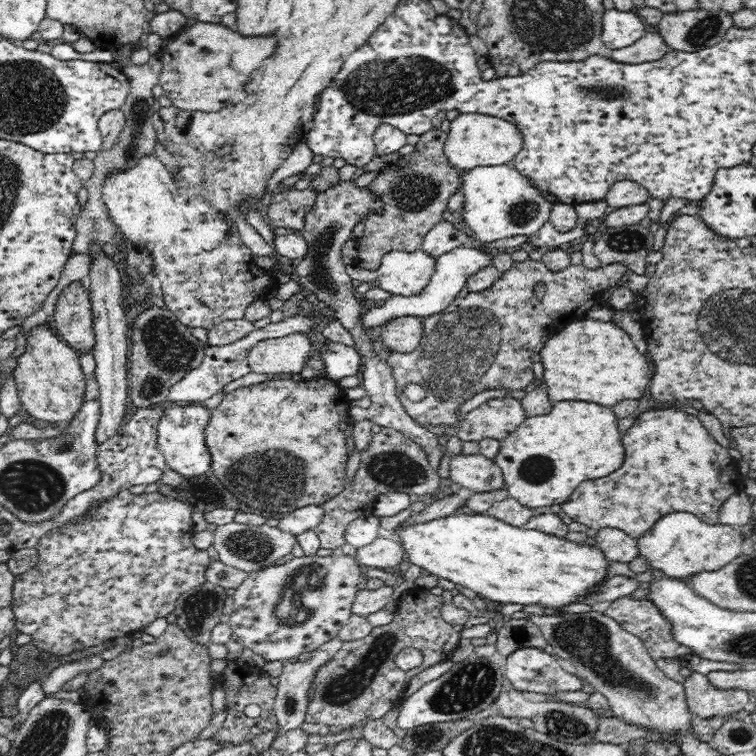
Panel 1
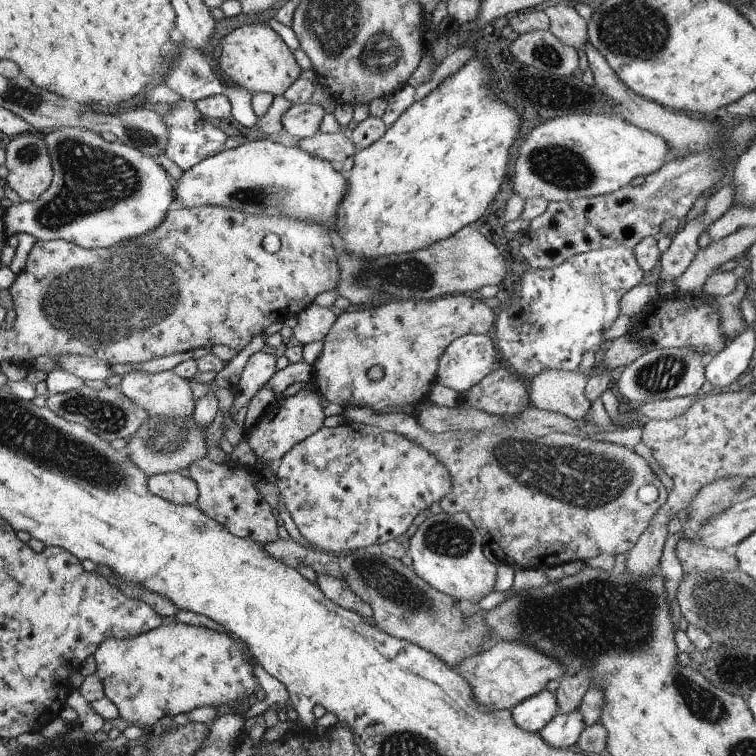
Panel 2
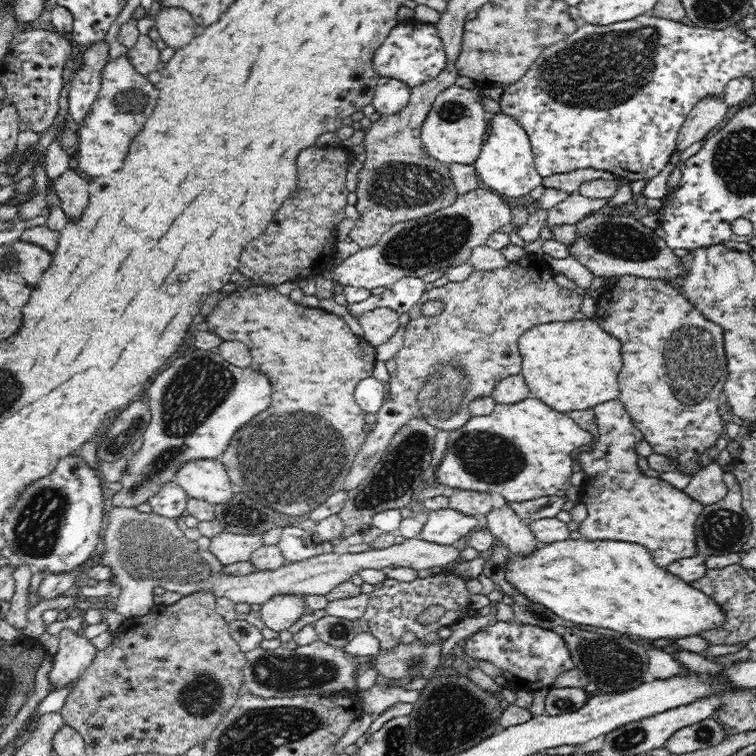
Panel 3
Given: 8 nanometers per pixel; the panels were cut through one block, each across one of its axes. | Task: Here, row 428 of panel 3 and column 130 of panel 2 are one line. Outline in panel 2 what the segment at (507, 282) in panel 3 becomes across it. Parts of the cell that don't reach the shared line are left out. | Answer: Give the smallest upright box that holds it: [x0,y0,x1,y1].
[117,369,205,474]

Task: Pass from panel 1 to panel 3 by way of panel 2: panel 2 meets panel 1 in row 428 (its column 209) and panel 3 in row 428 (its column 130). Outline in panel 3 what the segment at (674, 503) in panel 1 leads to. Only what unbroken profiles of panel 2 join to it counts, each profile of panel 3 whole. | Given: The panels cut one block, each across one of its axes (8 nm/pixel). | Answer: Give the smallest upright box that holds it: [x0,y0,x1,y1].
[592,276,727,478]

